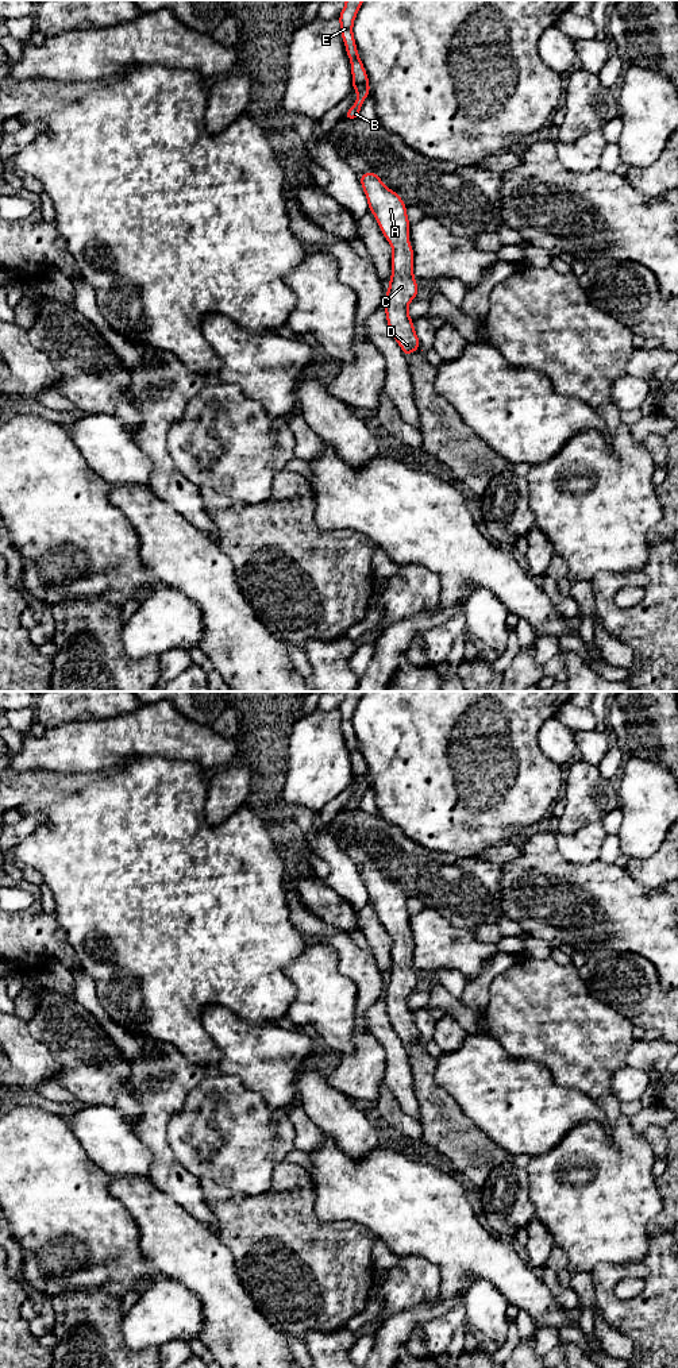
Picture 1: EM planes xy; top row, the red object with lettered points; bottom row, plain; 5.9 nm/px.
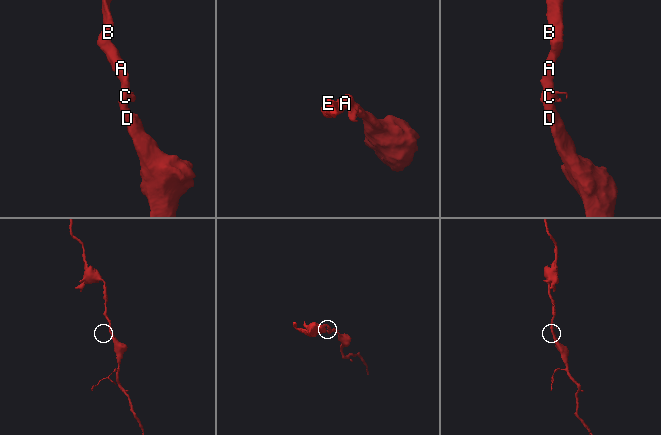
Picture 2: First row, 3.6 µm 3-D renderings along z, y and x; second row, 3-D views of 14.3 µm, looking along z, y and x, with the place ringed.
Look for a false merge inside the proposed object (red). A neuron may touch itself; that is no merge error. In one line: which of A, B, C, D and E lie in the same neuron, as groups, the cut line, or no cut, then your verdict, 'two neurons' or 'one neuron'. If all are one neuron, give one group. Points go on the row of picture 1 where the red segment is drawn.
A B C D E | no cut | one neuron

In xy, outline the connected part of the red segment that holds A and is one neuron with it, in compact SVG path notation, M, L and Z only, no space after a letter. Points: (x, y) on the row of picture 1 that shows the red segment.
M375 172L358 177L367 197L369 211L375 216L380 230L393 248L390 265L392 277L385 294L384 308L389 330L408 358L420 340L408 315L408 304L417 297L417 284L413 277L413 248L409 244L409 219L401 197L386 188Z

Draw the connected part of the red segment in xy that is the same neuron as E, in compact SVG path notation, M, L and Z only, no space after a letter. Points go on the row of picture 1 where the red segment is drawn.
M346 0L344 8L338 18L347 57L351 61L353 89L358 93L358 99L354 105L343 115L343 119L348 120L359 117L361 107L370 93L369 78L358 55L357 43L353 35L353 24L363 1L365 0Z

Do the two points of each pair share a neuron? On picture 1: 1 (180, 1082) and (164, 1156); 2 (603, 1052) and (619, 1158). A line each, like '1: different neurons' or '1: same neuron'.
1: same neuron
2: same neuron

